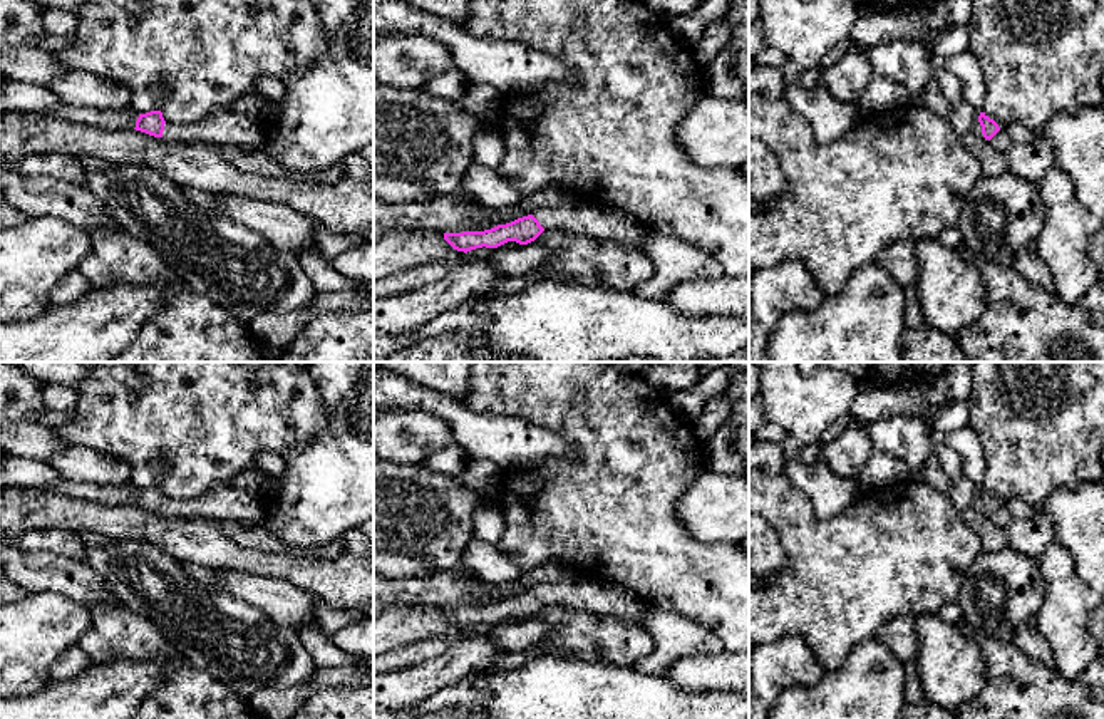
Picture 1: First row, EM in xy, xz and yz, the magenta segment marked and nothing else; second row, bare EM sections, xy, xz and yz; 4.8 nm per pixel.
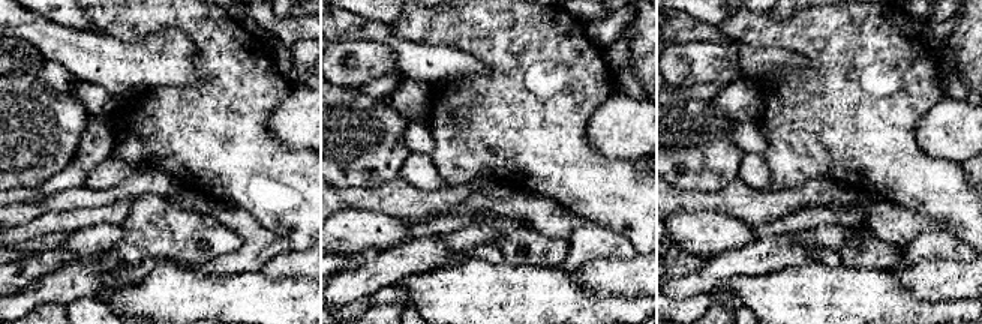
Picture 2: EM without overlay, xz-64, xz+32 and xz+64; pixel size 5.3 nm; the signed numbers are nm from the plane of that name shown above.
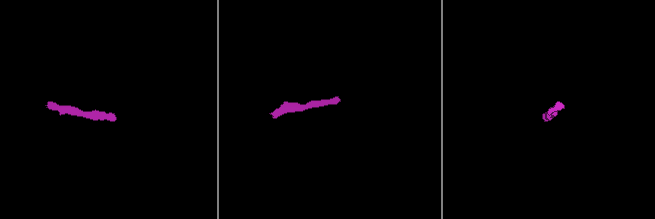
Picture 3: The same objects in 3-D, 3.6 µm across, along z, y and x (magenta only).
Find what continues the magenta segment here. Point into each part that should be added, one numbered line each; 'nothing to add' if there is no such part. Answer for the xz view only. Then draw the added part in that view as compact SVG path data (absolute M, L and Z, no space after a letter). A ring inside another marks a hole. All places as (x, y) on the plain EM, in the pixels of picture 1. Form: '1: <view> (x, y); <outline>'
1: xz (615, 600); M591 577L578 583L539 583L533 590L544 605L563 603L595 613L615 617L632 627L645 628L650 603L622 585L608 585Z

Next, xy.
1: xy (223, 503); M233 486L216 488L203 496L176 501L164 499L163 515L168 518L213 518L233 520L245 526L263 526L268 511L260 494Z

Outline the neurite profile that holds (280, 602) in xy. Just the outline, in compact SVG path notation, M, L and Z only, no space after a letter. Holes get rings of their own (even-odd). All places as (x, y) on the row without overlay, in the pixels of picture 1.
M216 570L216 590L256 607L268 622L298 628L317 623L313 593L271 577Z

